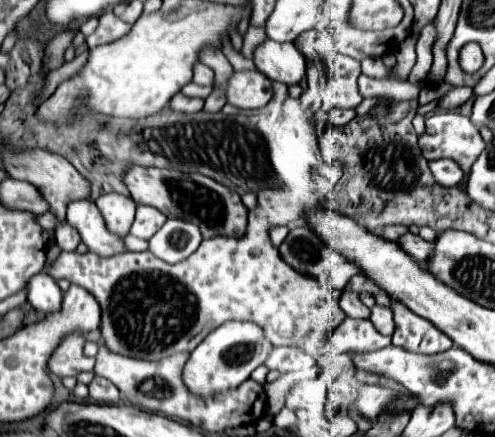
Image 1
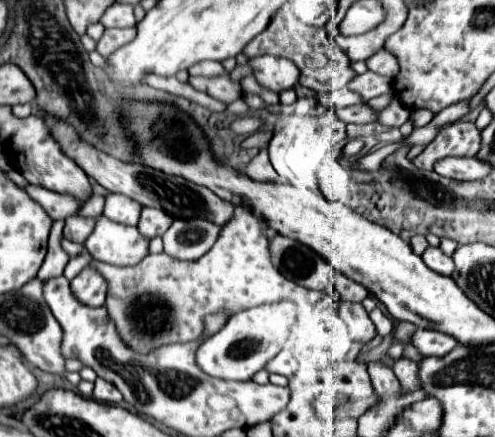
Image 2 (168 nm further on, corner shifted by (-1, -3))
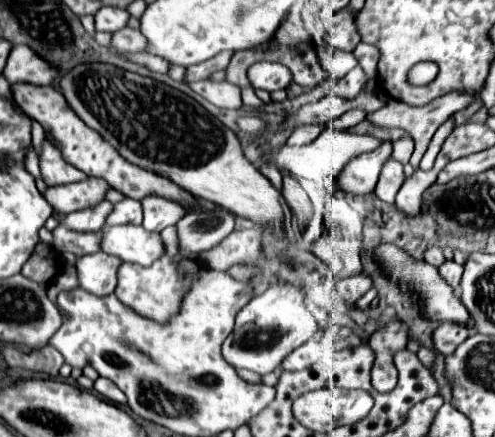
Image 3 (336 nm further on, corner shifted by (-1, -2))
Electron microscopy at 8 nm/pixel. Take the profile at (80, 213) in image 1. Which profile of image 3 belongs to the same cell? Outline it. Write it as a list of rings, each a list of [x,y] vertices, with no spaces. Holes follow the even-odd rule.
[[[106,225],[102,231],[104,231],[102,251],[116,255],[122,261],[148,267],[166,253],[160,233],[148,233],[144,227],[136,227],[136,225],[108,227]]]

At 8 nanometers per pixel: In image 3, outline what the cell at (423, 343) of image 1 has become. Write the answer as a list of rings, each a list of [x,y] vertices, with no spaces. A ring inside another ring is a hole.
[[[442,323],[434,331],[434,343],[436,349],[444,355],[450,355],[460,343],[464,343],[470,335],[470,327],[460,325],[460,323]]]

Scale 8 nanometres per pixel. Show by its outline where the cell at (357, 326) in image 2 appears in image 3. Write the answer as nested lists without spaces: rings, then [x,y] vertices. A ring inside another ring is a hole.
[[[364,271],[336,281],[336,291],[348,303],[348,307],[354,307],[354,301],[360,299],[360,295],[364,295],[370,287],[372,287],[372,277]]]

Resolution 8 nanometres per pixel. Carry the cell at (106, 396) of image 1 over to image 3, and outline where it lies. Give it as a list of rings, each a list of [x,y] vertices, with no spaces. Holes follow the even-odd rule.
[[[98,377],[94,381],[94,391],[100,393],[104,399],[116,403],[116,405],[126,405],[126,395],[110,379],[106,379],[106,377]]]

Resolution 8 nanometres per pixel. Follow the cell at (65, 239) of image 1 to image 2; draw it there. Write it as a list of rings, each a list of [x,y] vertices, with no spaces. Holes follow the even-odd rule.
[[[80,216],[68,218],[64,226],[64,238],[84,244],[84,240],[88,238],[88,232],[92,232],[92,220],[94,218],[80,218]]]

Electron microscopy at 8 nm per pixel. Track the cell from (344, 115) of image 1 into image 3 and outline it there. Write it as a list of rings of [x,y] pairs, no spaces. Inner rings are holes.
[[[452,91],[452,93],[448,93],[448,95],[442,95],[440,99],[434,99],[432,103],[428,103],[428,105],[424,105],[424,107],[410,107],[410,105],[406,105],[406,103],[400,103],[400,101],[396,101],[396,99],[390,99],[390,103],[384,107],[384,109],[380,109],[380,111],[376,111],[376,113],[372,113],[372,115],[368,115],[368,119],[372,121],[372,123],[376,123],[376,125],[382,125],[382,127],[400,127],[400,129],[406,129],[410,135],[412,135],[412,139],[414,139],[414,151],[410,158],[410,165],[414,167],[414,171],[418,169],[418,163],[420,163],[422,159],[422,155],[426,153],[426,149],[428,149],[428,143],[430,143],[430,139],[432,139],[432,135],[436,133],[436,129],[444,123],[444,121],[448,121],[454,113],[458,113],[458,111],[462,111],[462,109],[466,109],[470,103],[474,103],[474,93],[468,93],[468,91]]]

